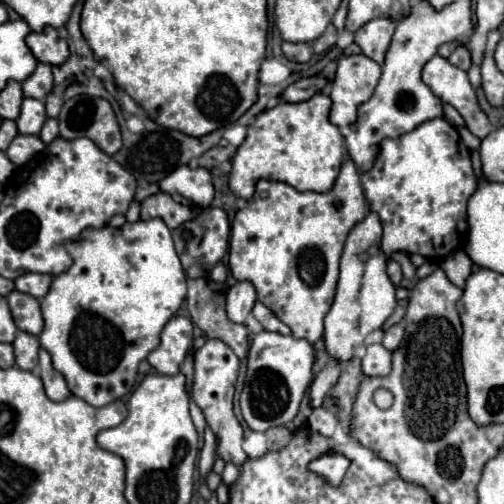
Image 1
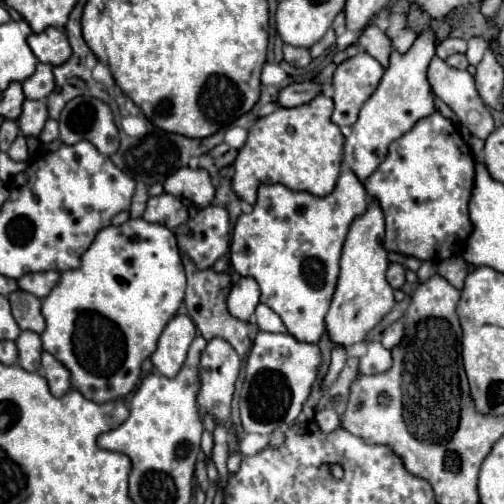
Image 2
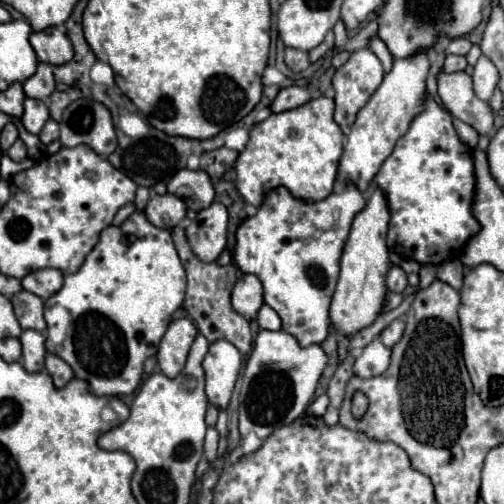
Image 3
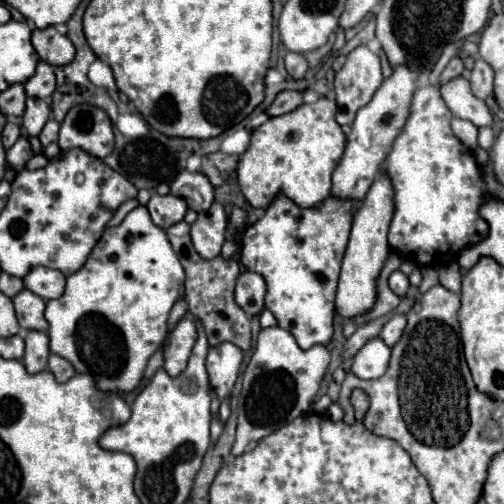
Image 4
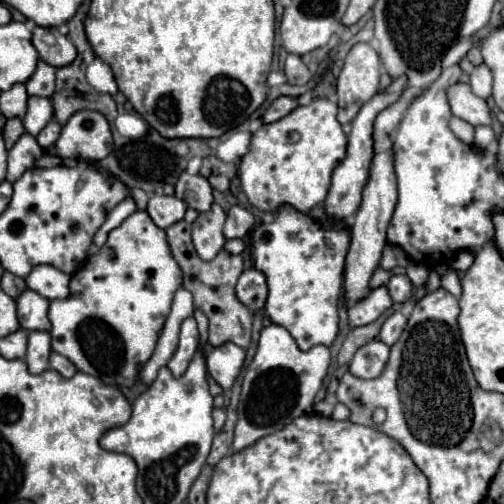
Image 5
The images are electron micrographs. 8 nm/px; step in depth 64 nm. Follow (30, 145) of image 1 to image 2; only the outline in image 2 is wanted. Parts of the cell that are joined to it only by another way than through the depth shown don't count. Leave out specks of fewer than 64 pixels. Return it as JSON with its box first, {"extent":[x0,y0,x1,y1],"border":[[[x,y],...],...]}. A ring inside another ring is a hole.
{"extent":[8,134,28,162],"border":[[[20,134],[20,136],[14,140],[14,144],[10,146],[8,156],[10,156],[12,160],[16,160],[16,162],[28,160],[28,146],[26,146],[26,138],[24,138],[22,134]]]}

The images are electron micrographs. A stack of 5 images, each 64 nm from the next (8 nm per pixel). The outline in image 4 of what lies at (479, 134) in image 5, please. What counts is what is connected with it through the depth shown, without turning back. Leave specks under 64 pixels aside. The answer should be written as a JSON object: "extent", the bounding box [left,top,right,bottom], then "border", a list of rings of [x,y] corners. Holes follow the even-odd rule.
{"extent":[478,128,494,150],"border":[[[480,128],[478,130],[478,146],[484,150],[490,150],[494,144],[494,132],[492,128]]]}

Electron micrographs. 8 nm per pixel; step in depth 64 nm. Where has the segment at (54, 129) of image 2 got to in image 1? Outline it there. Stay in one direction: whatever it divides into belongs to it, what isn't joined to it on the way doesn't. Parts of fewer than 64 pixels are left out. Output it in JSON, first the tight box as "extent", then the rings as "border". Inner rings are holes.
{"extent":[40,118,58,144],"border":[[[48,118],[46,122],[44,122],[44,128],[40,130],[40,140],[44,142],[44,144],[50,144],[52,140],[56,140],[58,138],[58,122],[54,120],[54,118]]]}

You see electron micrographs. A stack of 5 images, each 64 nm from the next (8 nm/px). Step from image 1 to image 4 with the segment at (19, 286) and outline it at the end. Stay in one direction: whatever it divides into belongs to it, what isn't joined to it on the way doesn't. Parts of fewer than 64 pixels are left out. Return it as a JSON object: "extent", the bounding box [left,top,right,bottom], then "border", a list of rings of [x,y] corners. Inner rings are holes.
{"extent":[24,268,66,300],"border":[[[32,268],[32,272],[28,272],[28,276],[24,276],[24,286],[28,290],[32,290],[34,294],[38,294],[44,300],[52,300],[52,298],[60,298],[64,294],[64,286],[66,286],[66,278],[60,270],[52,270],[52,268]]]}

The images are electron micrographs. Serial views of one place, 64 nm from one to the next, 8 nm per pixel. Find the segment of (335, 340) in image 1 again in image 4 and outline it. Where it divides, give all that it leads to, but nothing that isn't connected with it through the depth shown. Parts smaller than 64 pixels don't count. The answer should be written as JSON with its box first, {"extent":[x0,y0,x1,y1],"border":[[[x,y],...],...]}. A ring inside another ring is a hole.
{"extent":[336,168,394,318],"border":[[[382,168],[352,220],[352,234],[344,254],[338,294],[336,294],[336,310],[346,318],[370,310],[376,300],[376,282],[390,252],[386,234],[388,234],[392,214],[394,214],[394,188],[392,188],[392,182],[388,180],[386,170]]]}

